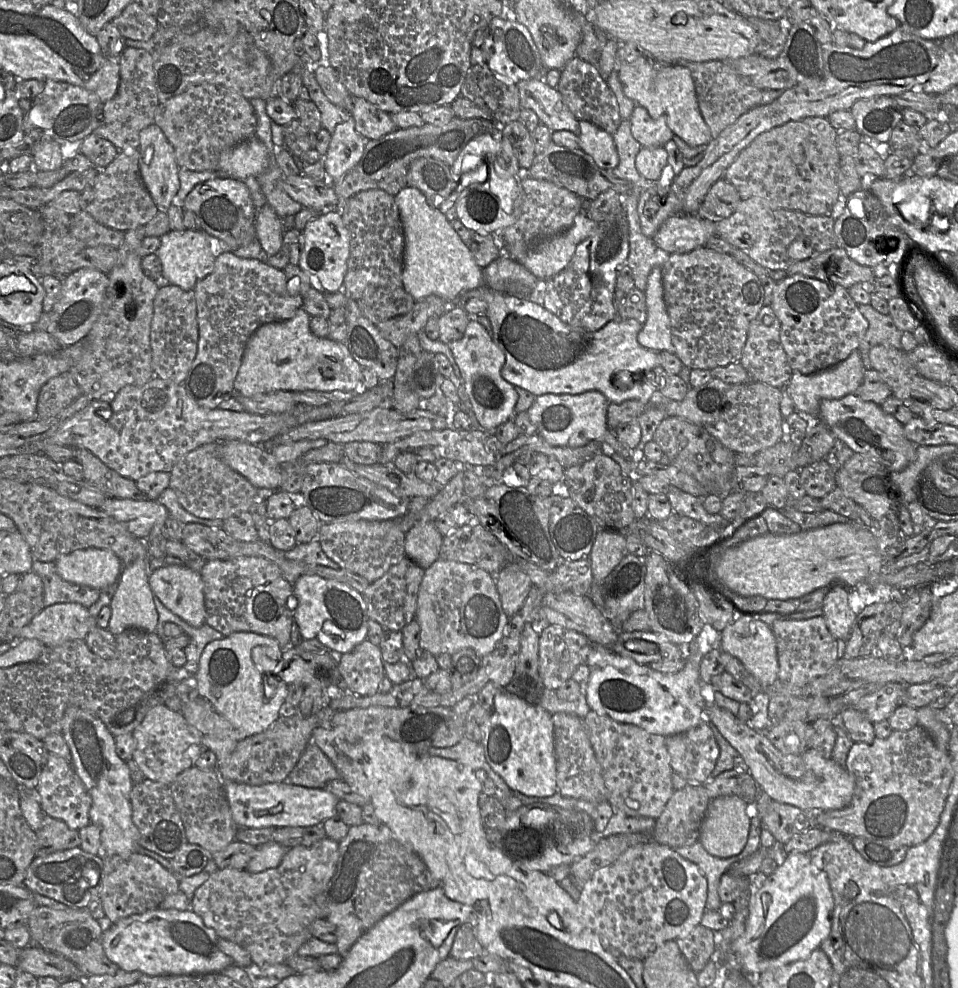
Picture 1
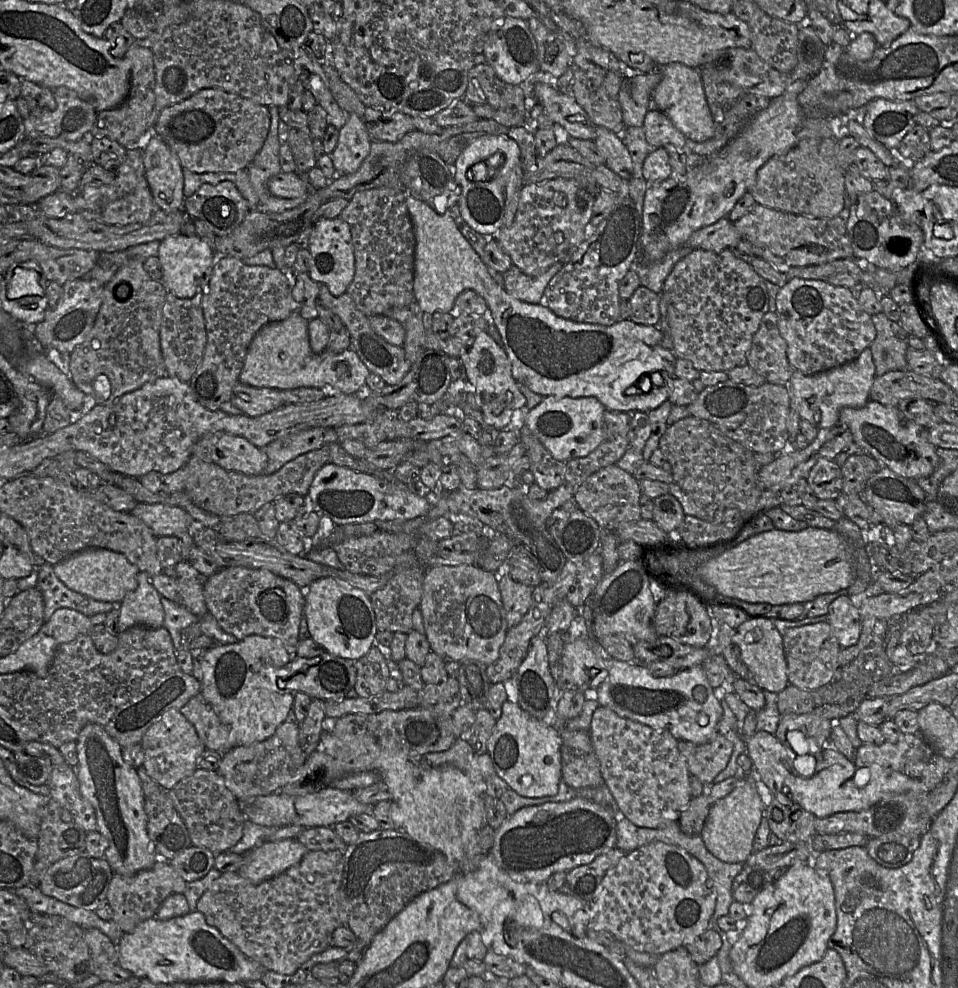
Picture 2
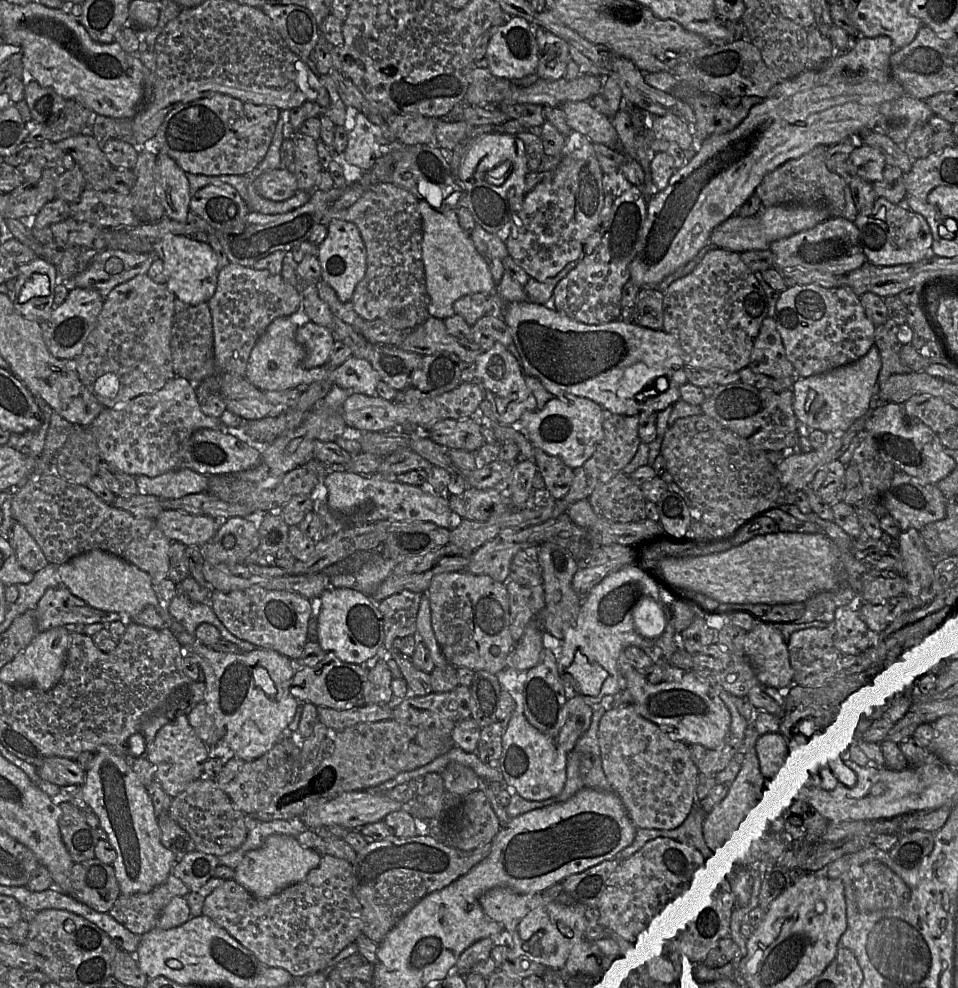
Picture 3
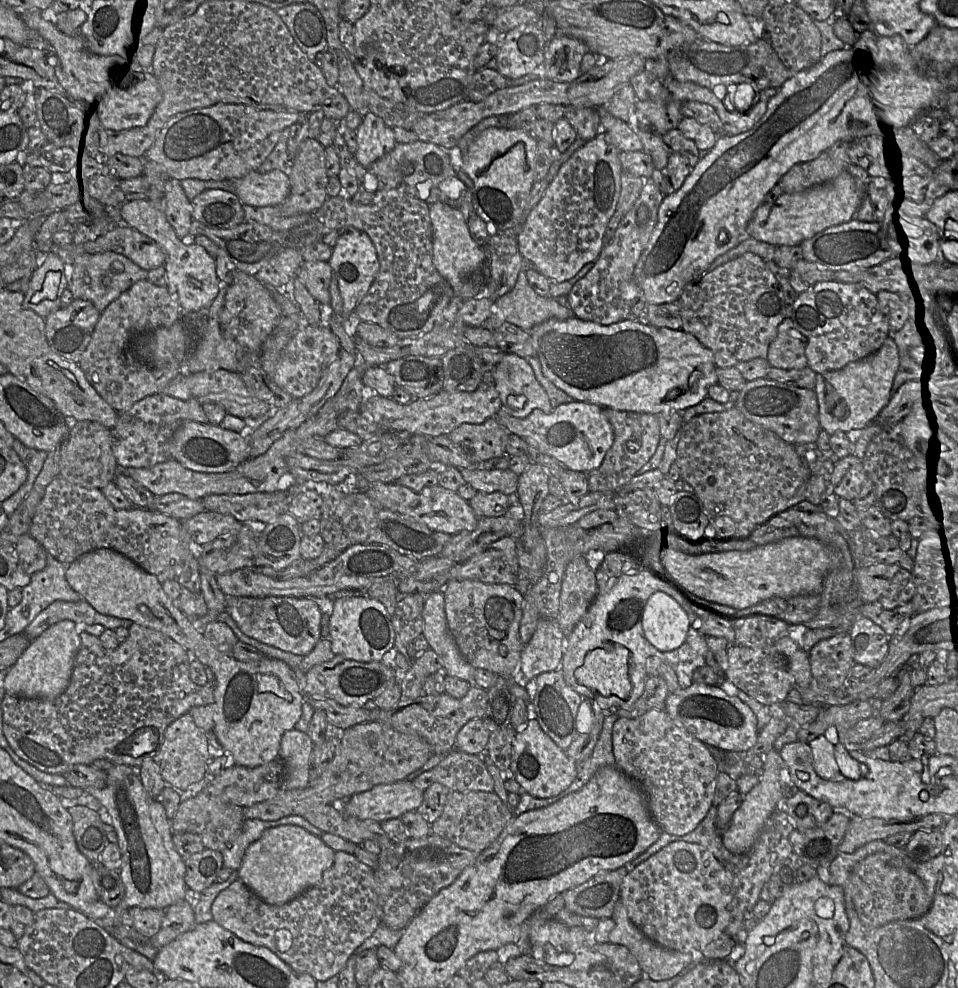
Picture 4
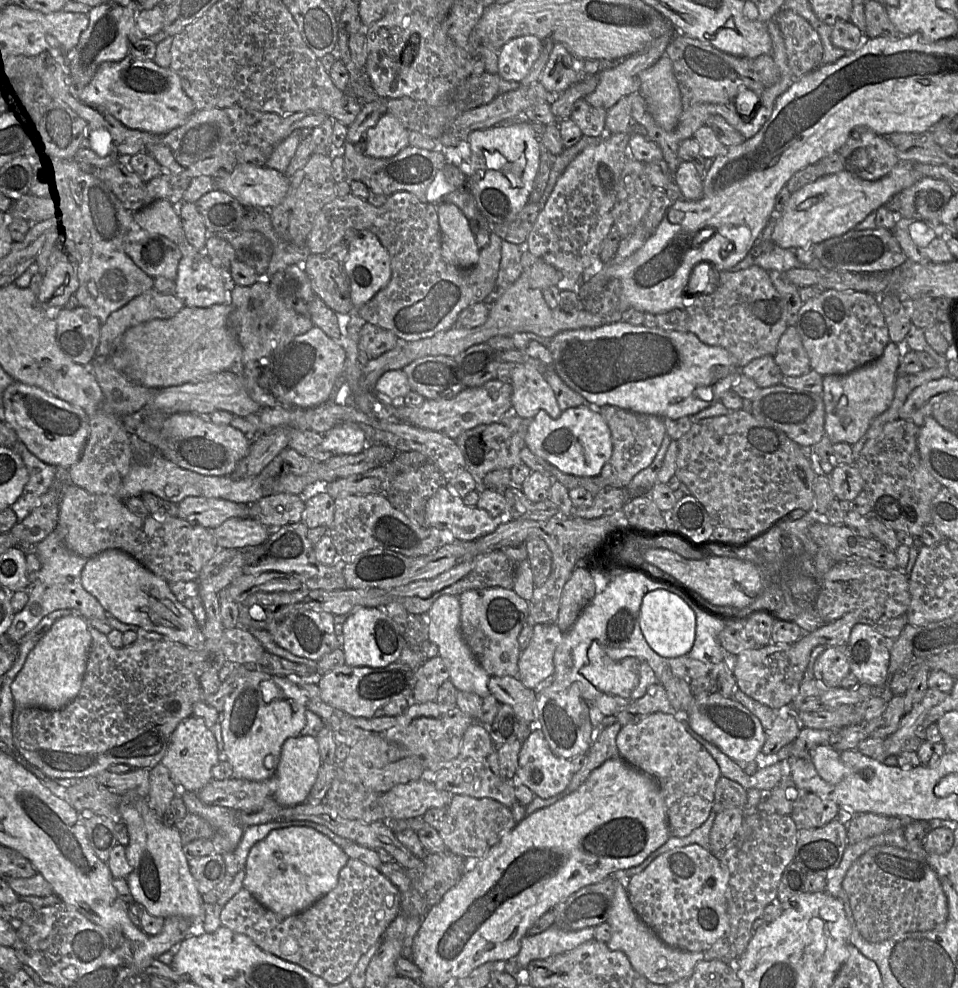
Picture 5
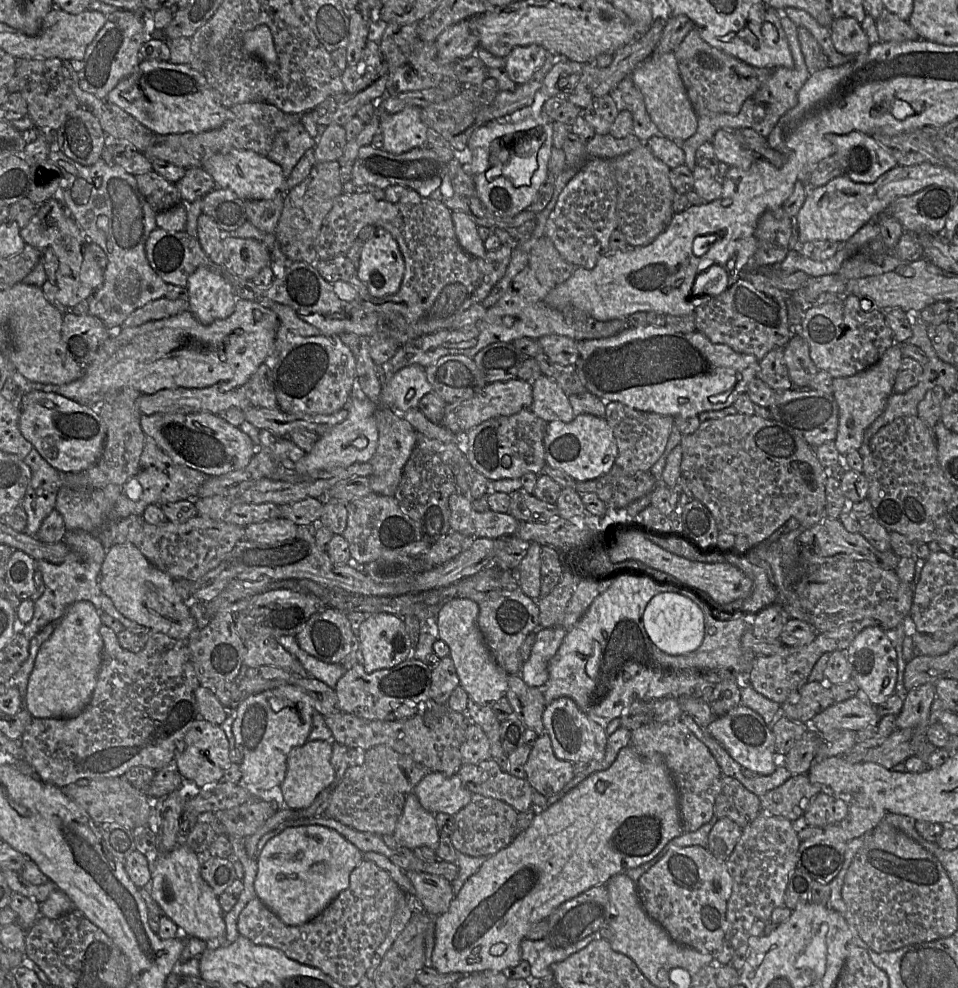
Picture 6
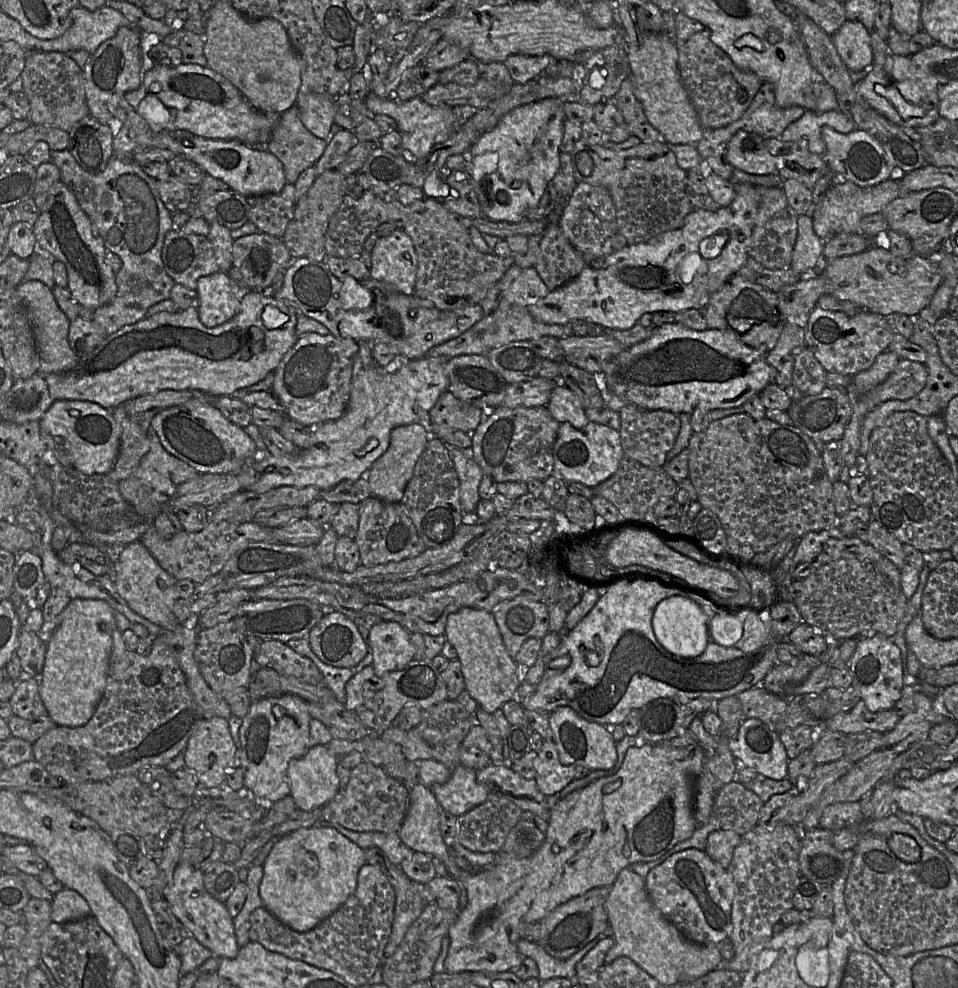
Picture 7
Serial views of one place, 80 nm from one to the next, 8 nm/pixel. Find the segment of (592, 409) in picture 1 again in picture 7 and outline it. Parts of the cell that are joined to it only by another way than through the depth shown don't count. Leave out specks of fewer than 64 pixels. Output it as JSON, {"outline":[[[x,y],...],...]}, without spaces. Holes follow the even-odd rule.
{"outline":[[[590,421],[584,428],[577,429],[569,422],[560,423],[558,435],[553,447],[554,471],[566,482],[579,482],[594,488],[611,477],[625,457],[620,432],[609,426]]]}

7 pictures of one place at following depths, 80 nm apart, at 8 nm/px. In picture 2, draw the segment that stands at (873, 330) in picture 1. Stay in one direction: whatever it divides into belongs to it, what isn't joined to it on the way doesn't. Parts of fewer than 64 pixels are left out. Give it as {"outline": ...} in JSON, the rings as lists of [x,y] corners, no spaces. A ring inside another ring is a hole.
{"outline":[[[884,314],[871,316],[876,330],[876,337],[869,346],[875,363],[876,376],[890,371],[908,370],[906,361],[907,333],[901,326],[891,321]]]}

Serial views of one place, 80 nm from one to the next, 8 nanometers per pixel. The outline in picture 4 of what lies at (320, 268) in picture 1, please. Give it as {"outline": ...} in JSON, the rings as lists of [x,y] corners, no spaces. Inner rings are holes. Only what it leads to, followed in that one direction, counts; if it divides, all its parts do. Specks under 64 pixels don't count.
{"outline":[[[345,227],[339,230],[335,246],[332,248],[332,256],[328,260],[333,277],[337,281],[338,289],[343,301],[344,329],[346,334],[353,338],[357,336],[357,326],[360,319],[355,312],[357,305],[368,293],[378,271],[379,260],[375,246],[370,237],[362,230],[354,227]]]}

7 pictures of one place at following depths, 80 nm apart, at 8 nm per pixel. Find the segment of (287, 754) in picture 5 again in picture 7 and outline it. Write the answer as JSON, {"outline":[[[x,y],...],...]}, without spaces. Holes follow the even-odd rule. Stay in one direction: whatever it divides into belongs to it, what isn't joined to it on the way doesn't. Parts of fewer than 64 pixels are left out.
{"outline":[[[315,745],[303,756],[290,762],[288,768],[290,796],[294,799],[298,810],[311,811],[323,808],[337,795],[340,791],[337,765],[338,758],[329,751],[327,745]]]}

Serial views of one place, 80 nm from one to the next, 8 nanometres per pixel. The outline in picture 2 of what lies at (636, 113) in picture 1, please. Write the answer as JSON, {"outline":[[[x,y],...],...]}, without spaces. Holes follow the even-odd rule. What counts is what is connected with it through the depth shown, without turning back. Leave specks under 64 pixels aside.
{"outline":[[[652,107],[648,109],[642,128],[647,142],[653,148],[671,143],[684,149],[686,136],[658,109]]]}

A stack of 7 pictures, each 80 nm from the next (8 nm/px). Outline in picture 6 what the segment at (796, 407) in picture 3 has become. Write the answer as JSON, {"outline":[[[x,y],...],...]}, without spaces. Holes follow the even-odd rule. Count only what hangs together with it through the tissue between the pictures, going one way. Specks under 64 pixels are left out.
{"outline":[[[894,343],[870,368],[852,376],[833,379],[832,395],[839,411],[838,430],[834,444],[842,456],[860,448],[864,431],[885,409],[887,401],[893,393],[893,385],[902,358],[900,344]]]}

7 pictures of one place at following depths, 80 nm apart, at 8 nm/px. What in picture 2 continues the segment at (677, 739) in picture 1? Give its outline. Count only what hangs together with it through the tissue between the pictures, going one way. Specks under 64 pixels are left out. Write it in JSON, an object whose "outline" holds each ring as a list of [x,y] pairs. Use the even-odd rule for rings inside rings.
{"outline":[[[719,733],[701,745],[678,742],[679,752],[687,763],[690,775],[705,785],[714,784],[715,777],[727,767],[733,748],[733,743]]]}

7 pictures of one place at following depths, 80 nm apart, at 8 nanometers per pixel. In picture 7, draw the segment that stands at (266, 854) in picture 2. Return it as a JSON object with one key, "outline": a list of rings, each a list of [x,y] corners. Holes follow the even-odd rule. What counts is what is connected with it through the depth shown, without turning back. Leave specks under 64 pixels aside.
{"outline":[[[314,825],[278,838],[263,863],[259,893],[263,905],[281,922],[298,932],[307,932],[336,911],[357,887],[357,875],[366,864],[366,851],[335,828]]]}

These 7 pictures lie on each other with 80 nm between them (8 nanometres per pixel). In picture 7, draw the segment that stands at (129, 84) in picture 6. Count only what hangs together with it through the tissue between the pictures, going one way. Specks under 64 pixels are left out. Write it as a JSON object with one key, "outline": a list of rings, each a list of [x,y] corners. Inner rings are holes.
{"outline":[[[155,64],[145,74],[142,69],[142,84],[137,90],[128,92],[124,100],[130,107],[137,110],[147,95],[154,95],[170,113],[170,121],[163,129],[165,131],[186,130],[206,139],[237,140],[256,147],[267,145],[273,132],[272,119],[253,108],[238,88],[233,86],[221,74],[208,67],[196,64],[181,64],[170,68]]]}

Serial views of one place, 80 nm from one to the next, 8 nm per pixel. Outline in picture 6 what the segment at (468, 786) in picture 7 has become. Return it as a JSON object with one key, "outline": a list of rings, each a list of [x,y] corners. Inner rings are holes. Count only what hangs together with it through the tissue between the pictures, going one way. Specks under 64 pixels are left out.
{"outline":[[[427,772],[412,792],[425,810],[452,816],[468,805],[473,797],[456,774],[447,776],[442,772]]]}

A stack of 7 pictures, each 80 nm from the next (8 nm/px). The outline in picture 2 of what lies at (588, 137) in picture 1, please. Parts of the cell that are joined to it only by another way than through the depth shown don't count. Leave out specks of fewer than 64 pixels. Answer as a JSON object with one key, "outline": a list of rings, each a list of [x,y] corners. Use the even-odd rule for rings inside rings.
{"outline":[[[598,126],[593,141],[605,158],[605,166],[623,179],[629,180],[633,173],[633,163],[620,136],[605,127]]]}

